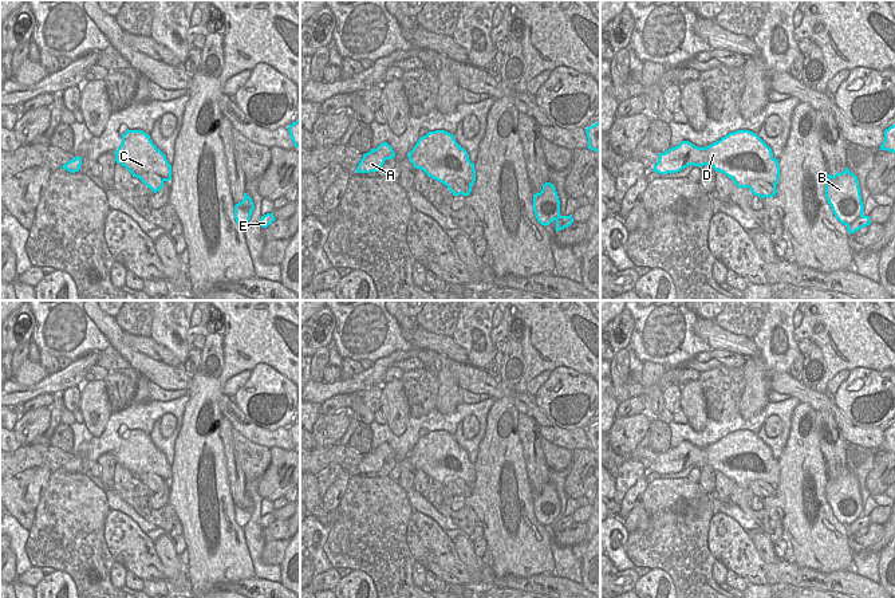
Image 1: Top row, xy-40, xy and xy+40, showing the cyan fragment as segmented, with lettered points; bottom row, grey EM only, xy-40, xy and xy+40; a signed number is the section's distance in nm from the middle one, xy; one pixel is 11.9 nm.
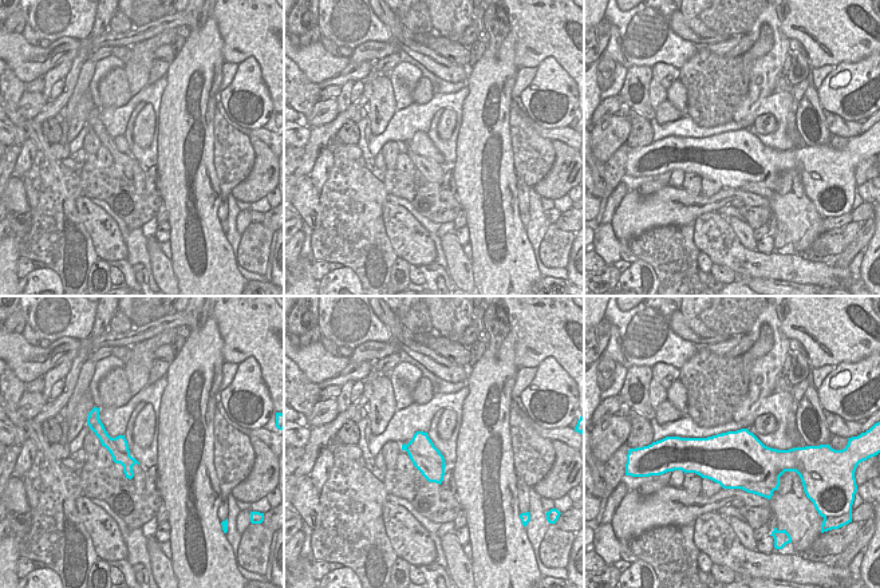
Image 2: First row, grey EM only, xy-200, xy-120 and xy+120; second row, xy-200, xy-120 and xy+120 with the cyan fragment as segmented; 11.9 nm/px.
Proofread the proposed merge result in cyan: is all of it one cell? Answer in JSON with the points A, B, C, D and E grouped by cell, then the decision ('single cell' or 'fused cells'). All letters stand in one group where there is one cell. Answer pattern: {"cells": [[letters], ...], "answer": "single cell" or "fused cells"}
{"cells": [["A", "B", "C", "D"], ["E"]], "answer": "fused cells"}

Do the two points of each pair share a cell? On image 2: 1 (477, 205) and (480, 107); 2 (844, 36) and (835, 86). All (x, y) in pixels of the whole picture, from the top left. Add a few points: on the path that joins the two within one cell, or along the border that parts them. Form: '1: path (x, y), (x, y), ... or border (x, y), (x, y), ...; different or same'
1: path (480, 181), (480, 131); same
2: border (865, 56), (856, 62), (840, 62), (835, 67); different

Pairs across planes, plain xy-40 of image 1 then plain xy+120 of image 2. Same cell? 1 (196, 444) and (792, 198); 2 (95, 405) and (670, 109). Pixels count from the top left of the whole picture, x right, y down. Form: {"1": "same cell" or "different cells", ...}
{"1": "same cell", "2": "different cells"}

